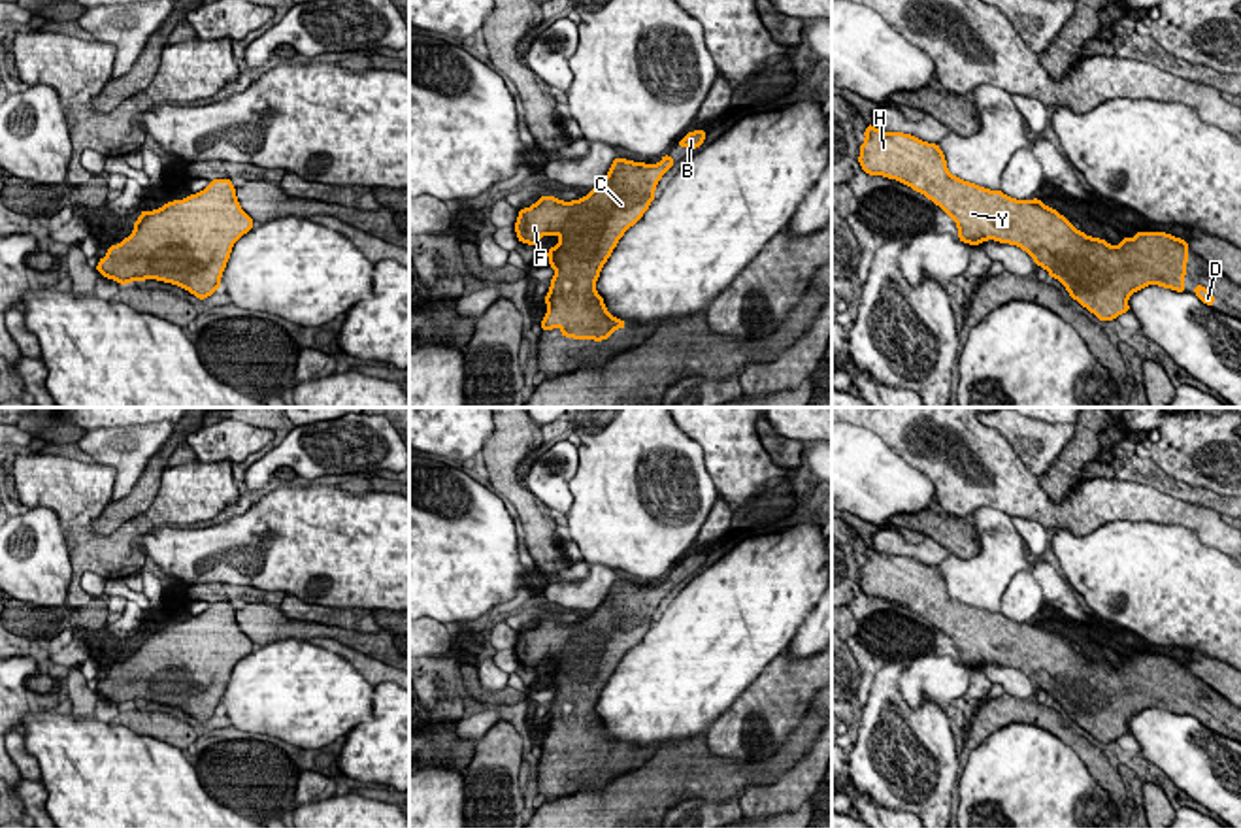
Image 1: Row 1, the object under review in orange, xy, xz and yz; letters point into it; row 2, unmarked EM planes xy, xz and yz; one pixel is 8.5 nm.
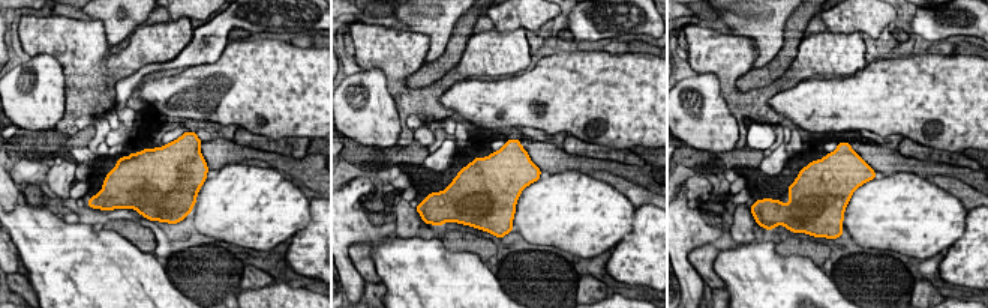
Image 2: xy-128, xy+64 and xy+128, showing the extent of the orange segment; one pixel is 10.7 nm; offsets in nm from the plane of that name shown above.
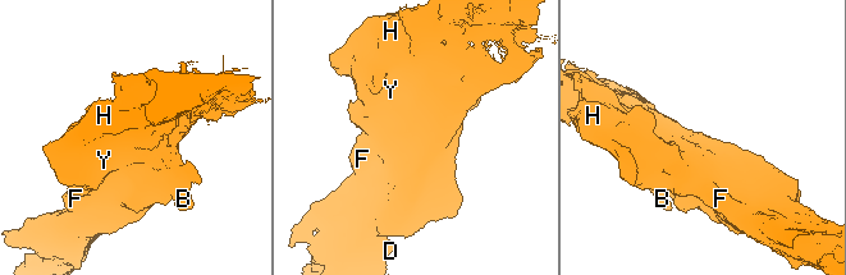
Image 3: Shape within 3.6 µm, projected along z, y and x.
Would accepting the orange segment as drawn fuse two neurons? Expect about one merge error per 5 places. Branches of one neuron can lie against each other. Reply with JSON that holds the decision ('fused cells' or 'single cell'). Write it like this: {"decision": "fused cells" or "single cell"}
{"decision": "single cell"}

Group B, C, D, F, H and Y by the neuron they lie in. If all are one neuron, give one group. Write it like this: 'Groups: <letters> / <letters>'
Groups: B C D F H Y

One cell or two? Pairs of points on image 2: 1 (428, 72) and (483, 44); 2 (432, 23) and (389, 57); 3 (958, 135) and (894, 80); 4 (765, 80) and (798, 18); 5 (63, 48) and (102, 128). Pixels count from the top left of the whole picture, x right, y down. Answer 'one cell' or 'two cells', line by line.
1: two cells
2: two cells
3: one cell
4: one cell
5: two cells

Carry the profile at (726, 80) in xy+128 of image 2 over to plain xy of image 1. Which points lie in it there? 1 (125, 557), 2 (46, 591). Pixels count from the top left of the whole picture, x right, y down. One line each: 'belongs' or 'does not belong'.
1: belongs
2: does not belong

